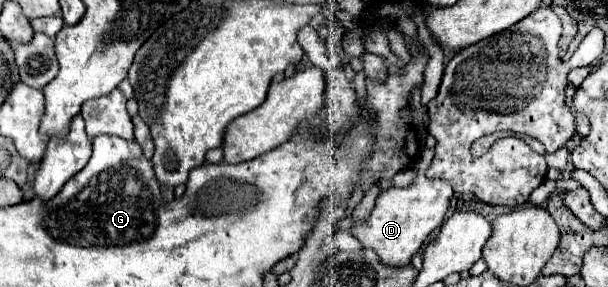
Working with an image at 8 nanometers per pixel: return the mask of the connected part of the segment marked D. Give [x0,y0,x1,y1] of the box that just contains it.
[352,149,454,267]

